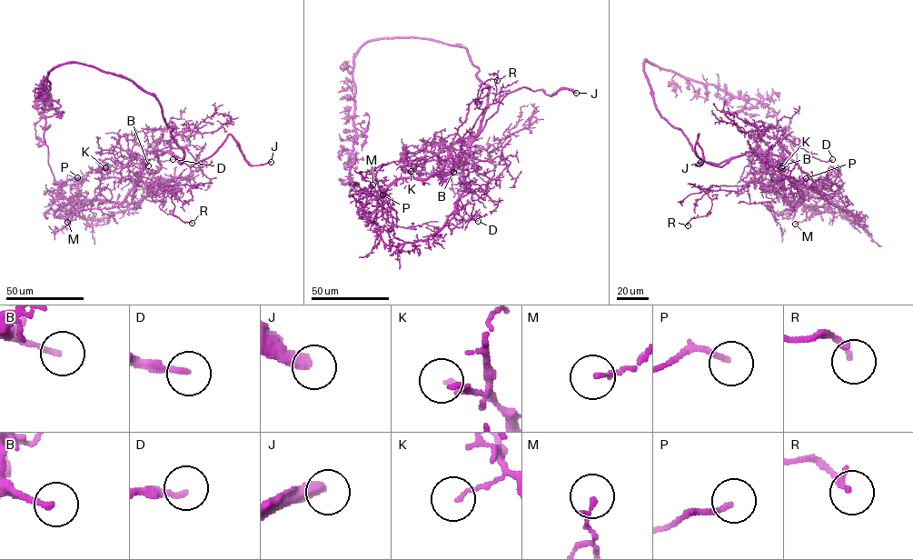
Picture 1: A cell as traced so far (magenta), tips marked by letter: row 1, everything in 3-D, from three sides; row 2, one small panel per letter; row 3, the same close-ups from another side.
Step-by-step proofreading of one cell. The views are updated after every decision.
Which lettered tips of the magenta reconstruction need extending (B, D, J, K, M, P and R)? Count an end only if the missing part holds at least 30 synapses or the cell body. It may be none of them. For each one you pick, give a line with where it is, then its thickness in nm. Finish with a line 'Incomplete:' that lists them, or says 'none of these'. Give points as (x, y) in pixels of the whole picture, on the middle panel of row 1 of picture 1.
B: place (453, 172); calibre 160 nm
J: place (576, 93); calibre 420 nm
P: place (382, 194); calibre 170 nm
Incomplete: B, J, P

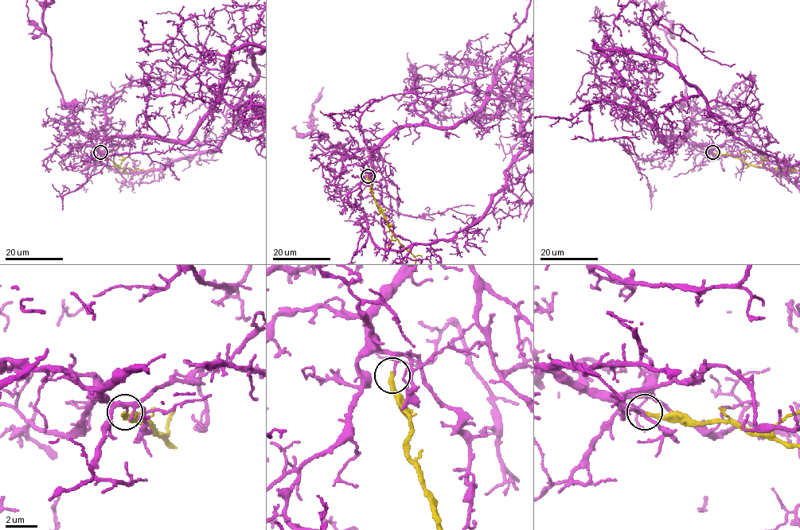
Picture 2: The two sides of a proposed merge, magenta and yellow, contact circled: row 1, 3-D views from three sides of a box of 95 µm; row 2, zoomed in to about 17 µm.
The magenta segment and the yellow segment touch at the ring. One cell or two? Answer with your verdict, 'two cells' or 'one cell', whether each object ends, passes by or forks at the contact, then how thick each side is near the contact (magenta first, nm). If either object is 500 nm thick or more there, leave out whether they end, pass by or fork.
two cells; magenta ends there; yellow ends there; 120 nm thick on the magenta side, 280 nm on the other

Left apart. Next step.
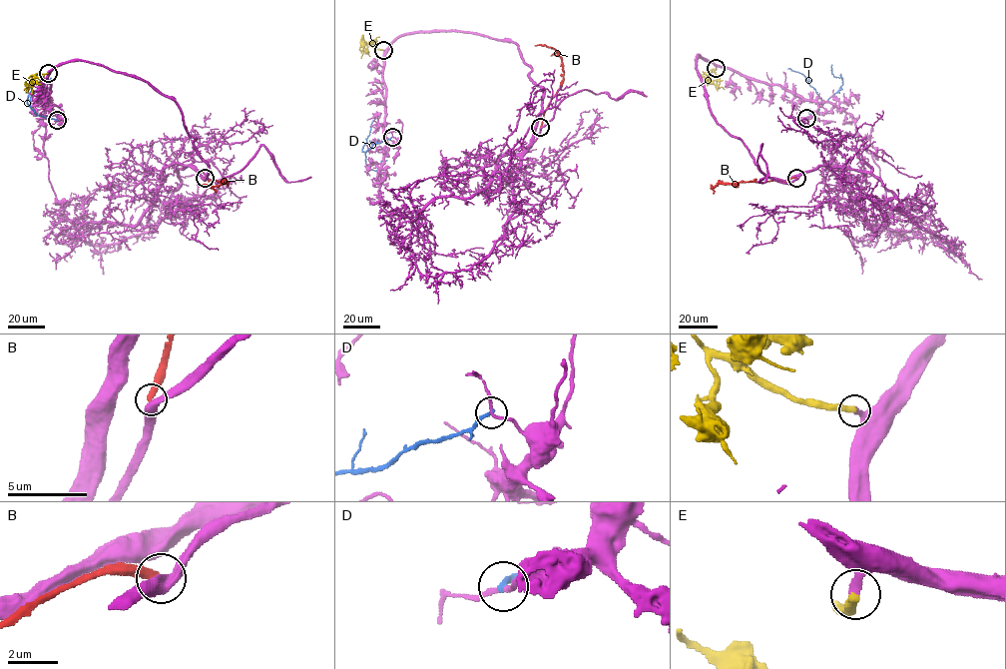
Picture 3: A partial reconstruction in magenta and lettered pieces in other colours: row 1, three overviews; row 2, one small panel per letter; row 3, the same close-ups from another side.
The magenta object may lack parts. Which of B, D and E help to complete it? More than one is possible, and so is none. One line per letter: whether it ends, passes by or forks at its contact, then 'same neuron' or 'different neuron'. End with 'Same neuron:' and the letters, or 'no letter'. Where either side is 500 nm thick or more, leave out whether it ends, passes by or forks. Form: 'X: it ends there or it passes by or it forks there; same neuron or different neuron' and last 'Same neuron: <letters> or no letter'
B: it ends there; different neuron
D: it ends there; different neuron
E: it ends there; same neuron
Same neuron: E

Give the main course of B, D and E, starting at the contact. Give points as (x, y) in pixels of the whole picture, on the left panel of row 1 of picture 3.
B: (205, 178), (209, 181), (229, 181), (212, 187), (200, 184)
D: (57, 120), (37, 115), (30, 106), (30, 97), (46, 82), (51, 69)
E: (48, 73), (31, 75), (25, 82), (25, 93)

